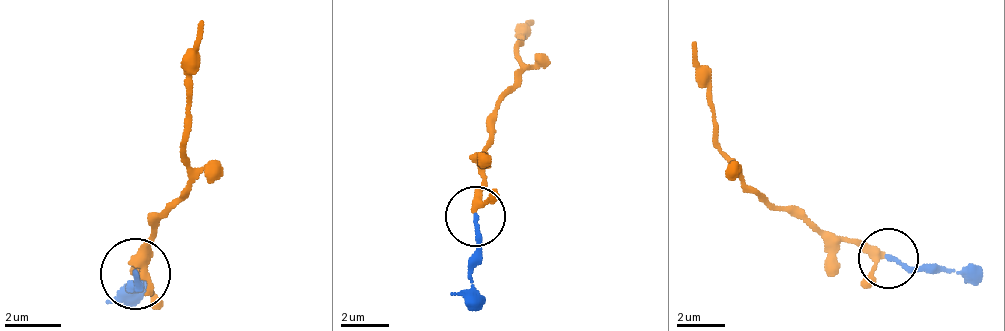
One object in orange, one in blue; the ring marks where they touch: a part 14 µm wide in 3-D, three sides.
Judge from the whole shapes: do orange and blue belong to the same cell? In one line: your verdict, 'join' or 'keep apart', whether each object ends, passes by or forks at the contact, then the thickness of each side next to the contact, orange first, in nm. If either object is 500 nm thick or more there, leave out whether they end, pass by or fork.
join | orange passes by | blue ends | 260/170 nm

